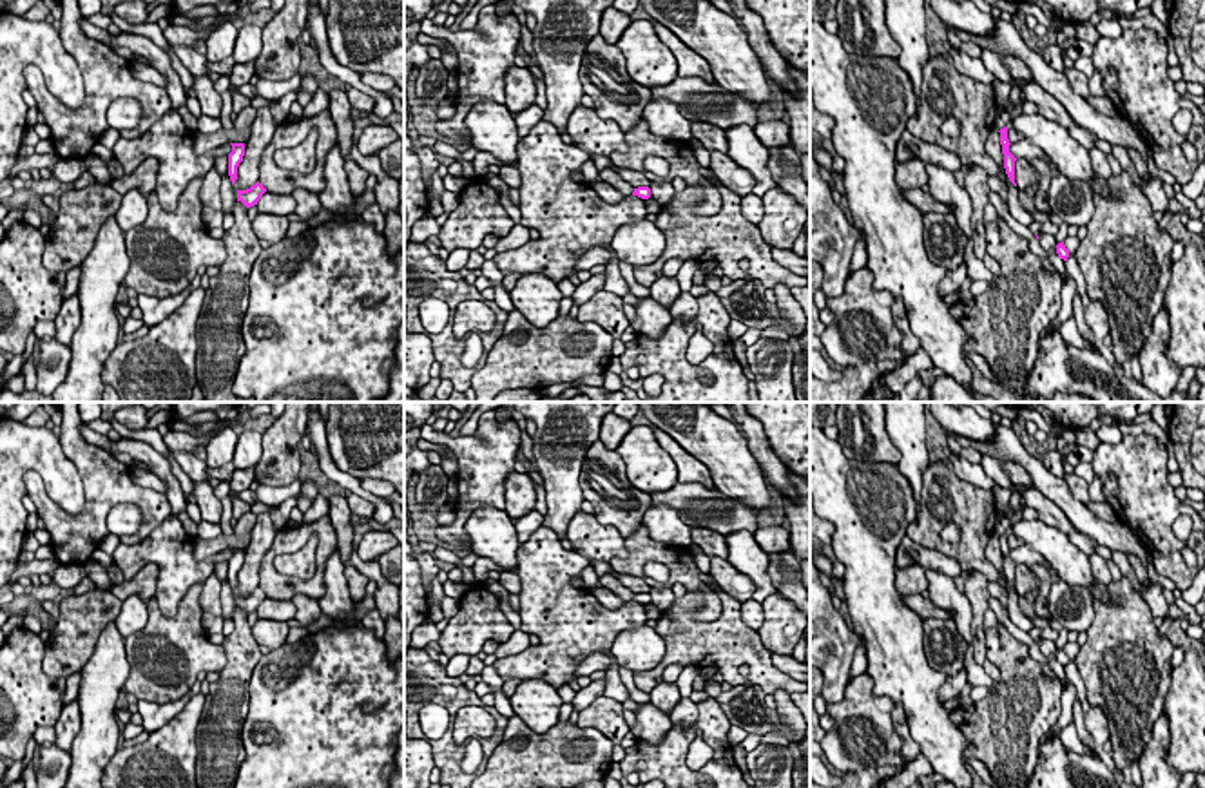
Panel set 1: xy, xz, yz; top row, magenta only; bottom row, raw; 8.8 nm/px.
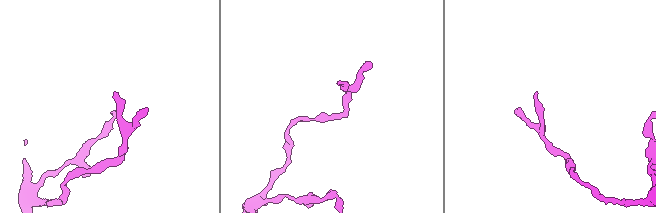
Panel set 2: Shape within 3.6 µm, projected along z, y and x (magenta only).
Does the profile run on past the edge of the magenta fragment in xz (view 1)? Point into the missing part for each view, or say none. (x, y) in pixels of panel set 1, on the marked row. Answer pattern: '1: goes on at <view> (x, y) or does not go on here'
1: does not go on here

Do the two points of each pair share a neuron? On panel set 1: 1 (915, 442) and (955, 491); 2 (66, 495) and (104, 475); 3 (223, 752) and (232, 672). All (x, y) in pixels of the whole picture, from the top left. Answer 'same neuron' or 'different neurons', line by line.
1: different neurons
2: different neurons
3: same neuron

